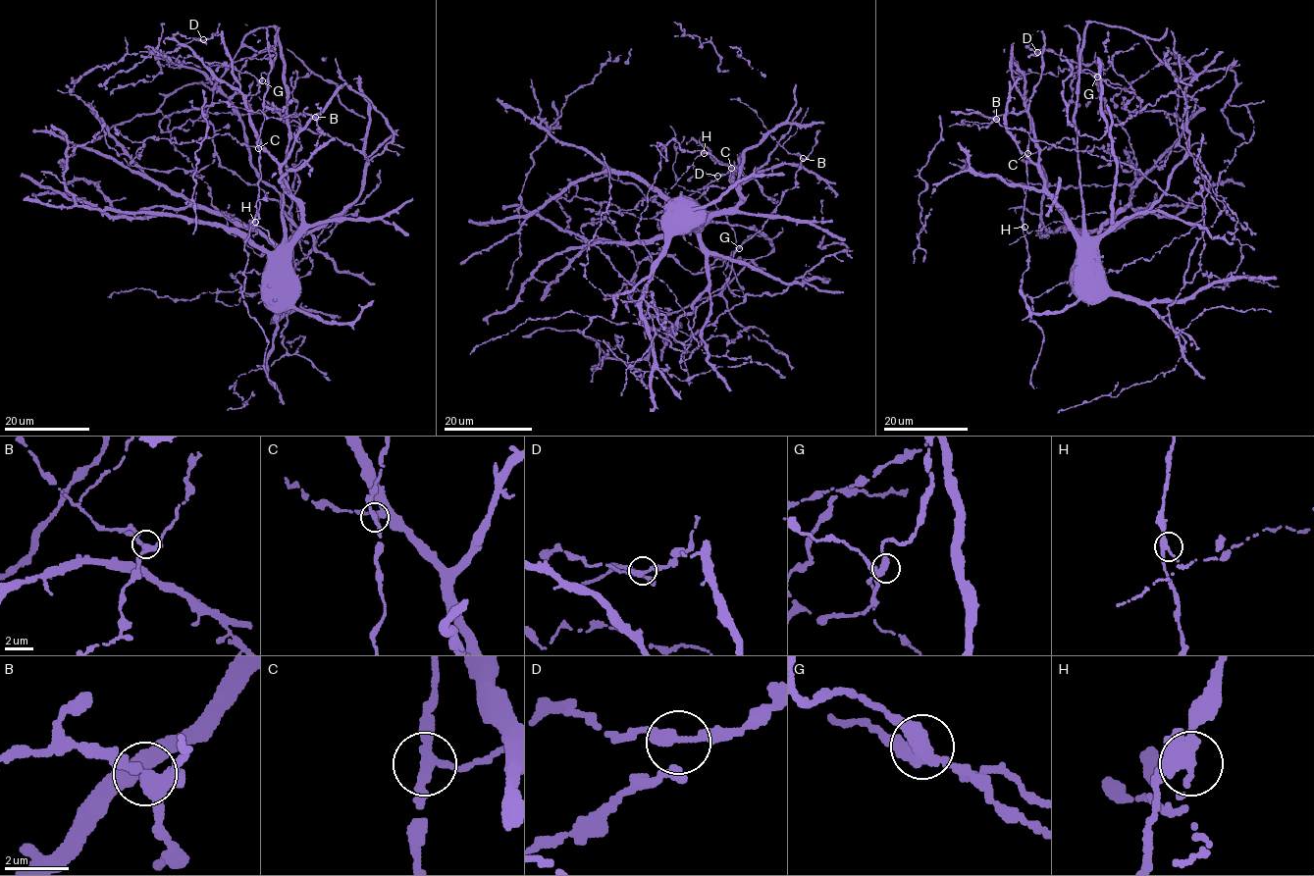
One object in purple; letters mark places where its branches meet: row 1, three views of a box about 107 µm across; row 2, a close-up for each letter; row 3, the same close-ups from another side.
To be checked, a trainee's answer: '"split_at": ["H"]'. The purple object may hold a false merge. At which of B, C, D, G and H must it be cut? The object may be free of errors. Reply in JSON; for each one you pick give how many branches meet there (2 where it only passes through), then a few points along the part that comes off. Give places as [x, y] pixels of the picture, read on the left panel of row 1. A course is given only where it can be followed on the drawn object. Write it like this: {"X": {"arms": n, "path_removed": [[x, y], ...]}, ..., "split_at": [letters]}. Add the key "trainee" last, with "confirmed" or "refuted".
{"H": {"arms": 3, "path_removed": [[254, 221], [251, 229], [227, 215], [232, 216]]}, "split_at": ["H"], "trainee": "confirmed"}

